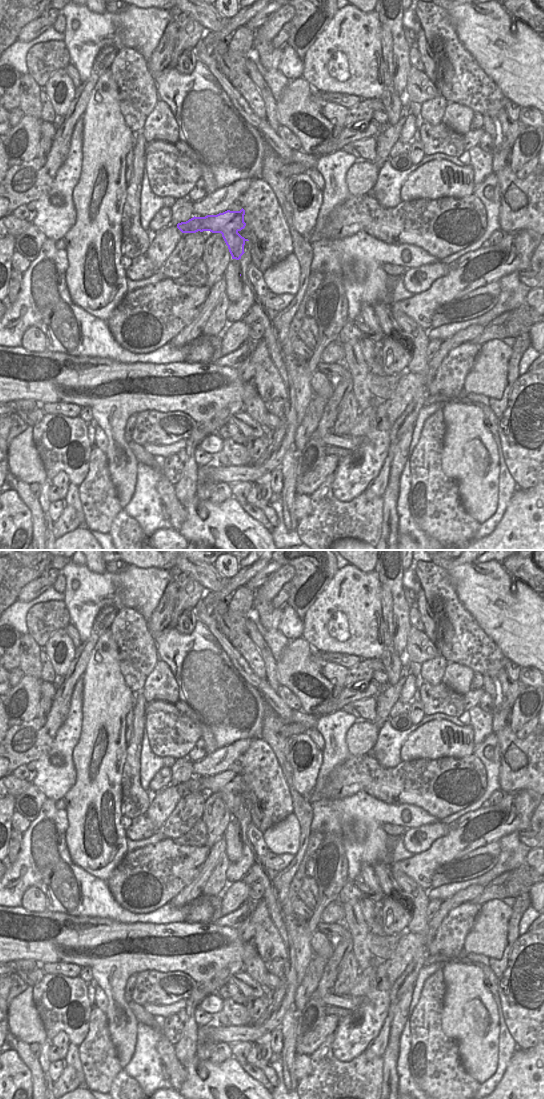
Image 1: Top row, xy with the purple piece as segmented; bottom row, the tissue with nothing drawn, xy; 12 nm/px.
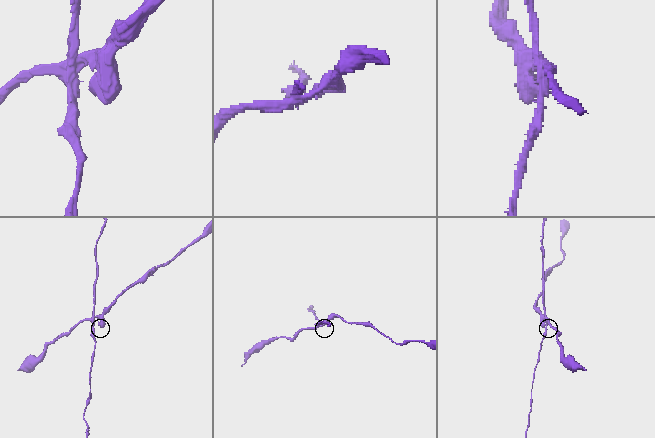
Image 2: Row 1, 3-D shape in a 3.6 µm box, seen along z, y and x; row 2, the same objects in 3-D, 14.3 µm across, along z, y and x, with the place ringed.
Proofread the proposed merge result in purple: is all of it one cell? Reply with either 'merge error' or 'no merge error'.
merge error

